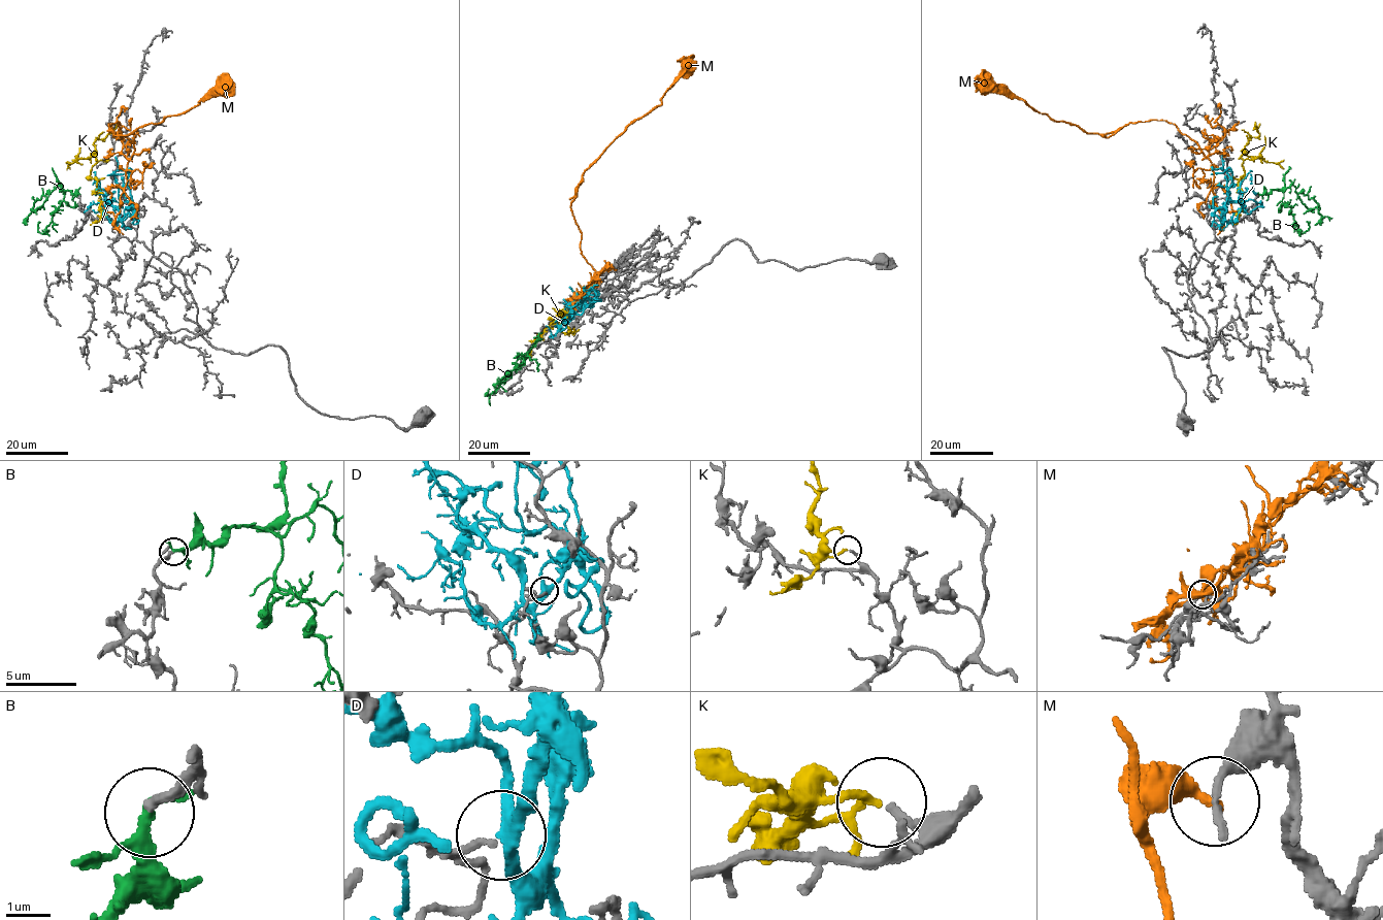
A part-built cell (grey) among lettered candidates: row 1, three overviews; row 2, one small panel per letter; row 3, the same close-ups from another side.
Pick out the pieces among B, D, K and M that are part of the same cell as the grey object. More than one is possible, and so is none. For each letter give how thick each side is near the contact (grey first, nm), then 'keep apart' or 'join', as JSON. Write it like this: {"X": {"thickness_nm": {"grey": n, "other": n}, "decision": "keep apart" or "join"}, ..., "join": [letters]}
{"B": {"thickness_nm": {"grey": 240, "other": 180}, "decision": "join"}, "D": {"thickness_nm": {"grey": 130, "other": 300}, "decision": "keep apart"}, "K": {"thickness_nm": {"grey": 170, "other": 160}, "decision": "join"}, "M": {"thickness_nm": {"grey": 180, "other": 280}, "decision": "keep apart"}, "join": ["B", "K"]}

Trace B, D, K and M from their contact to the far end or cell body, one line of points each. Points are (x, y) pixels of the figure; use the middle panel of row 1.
B: (538, 334), (522, 365), (500, 382), (495, 392), (488, 394), (488, 388)
D: (586, 296), (595, 301), (589, 307), (593, 305), (569, 287)
K: (569, 313), (562, 316), (563, 319), (558, 314), (552, 319), (558, 316), (534, 340), (529, 358)
M: (581, 293), (596, 273), (581, 254), (581, 230), (570, 206), (583, 173), (629, 125), (661, 103), (694, 55)

